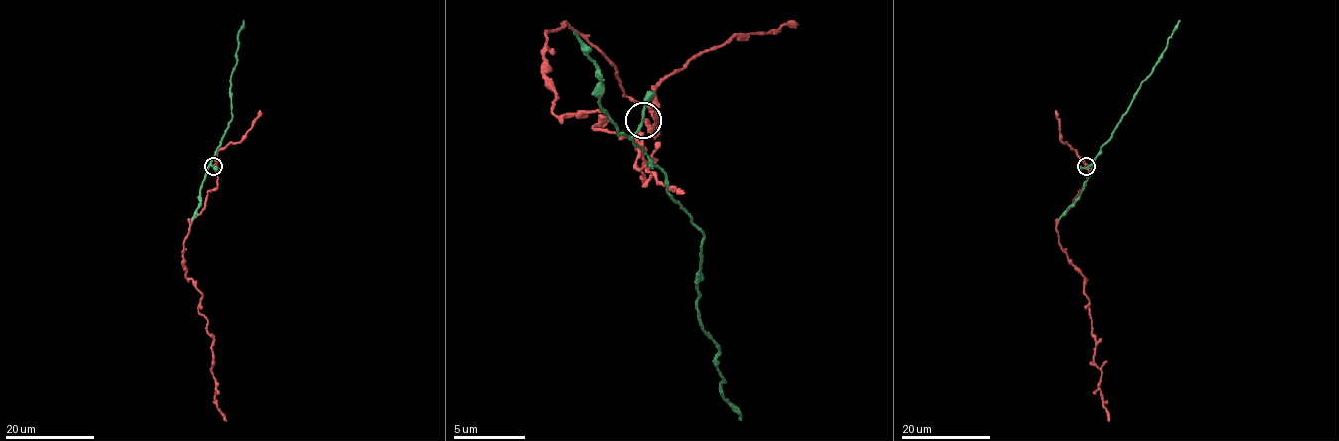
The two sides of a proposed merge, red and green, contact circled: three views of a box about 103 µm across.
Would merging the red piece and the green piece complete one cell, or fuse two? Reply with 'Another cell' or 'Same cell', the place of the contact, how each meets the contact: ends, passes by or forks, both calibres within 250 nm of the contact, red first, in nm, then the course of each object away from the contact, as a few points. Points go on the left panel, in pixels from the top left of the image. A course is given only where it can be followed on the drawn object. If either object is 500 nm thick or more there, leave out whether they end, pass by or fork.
Another cell. Place: (213, 166). At the ring red ends. At the ring green passes by. Thickness 340 nm (red) against 180 nm. Course of red: (213, 166), (218, 186), (191, 223), (183, 268), (202, 295), (197, 311), (213, 338), (214, 398), (227, 421). Course of green: (213, 166), (211, 162), (232, 119), (230, 77), (237, 63), (238, 33), (243, 21)

